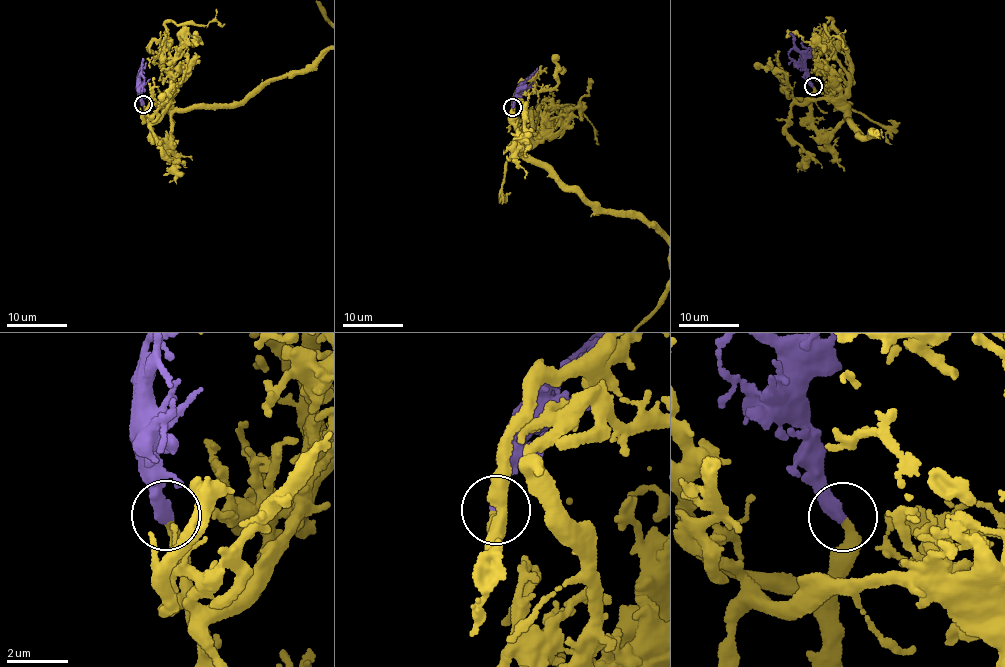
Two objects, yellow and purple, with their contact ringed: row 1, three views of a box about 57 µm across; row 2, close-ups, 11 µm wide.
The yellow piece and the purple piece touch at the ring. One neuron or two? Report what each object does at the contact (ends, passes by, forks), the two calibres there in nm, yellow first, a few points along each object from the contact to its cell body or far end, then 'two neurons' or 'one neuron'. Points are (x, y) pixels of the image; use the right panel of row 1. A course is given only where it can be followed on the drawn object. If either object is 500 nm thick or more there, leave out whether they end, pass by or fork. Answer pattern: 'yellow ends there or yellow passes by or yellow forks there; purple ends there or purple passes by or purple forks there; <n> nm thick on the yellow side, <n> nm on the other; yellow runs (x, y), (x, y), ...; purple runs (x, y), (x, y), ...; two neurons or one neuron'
yellow ends there; purple ends there; 300 nm thick on the yellow side, 440 nm on the other; purple runs (812, 86), (801, 69), (799, 49), (790, 32); one neuron

